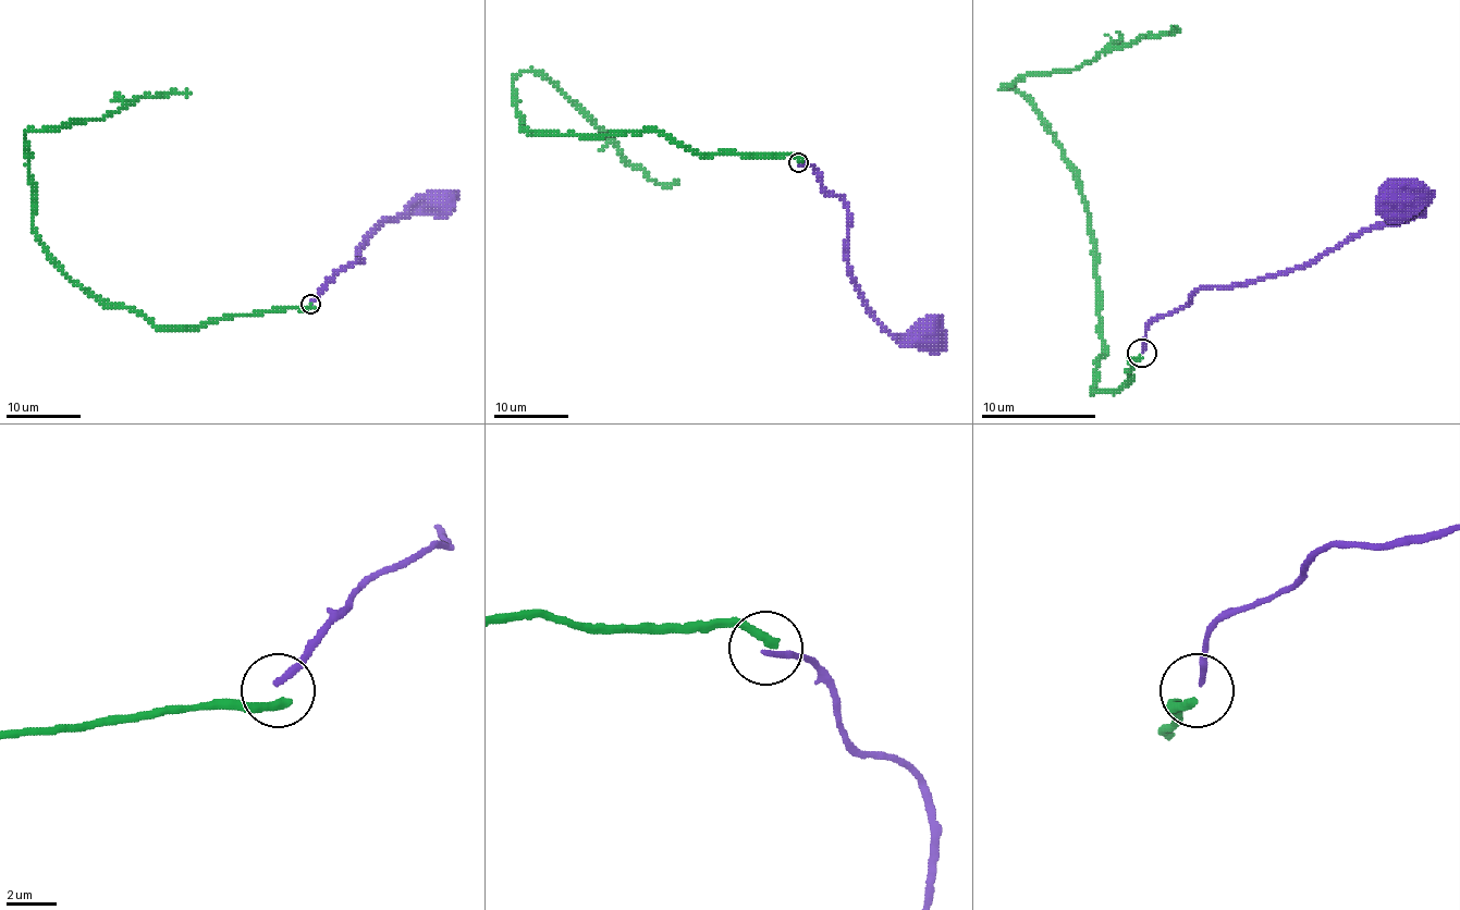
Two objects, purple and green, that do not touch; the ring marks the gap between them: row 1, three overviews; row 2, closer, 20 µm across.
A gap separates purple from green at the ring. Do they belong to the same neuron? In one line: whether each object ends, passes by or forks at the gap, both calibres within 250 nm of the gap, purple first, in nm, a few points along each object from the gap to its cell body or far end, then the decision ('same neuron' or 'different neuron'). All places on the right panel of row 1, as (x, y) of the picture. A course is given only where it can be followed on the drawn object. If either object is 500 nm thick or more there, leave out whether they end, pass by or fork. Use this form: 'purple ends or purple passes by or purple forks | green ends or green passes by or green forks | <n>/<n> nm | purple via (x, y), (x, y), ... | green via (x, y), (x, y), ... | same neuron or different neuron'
purple ends | green ends | 240/400 nm | purple via (1142, 352), (1145, 329), (1157, 318), (1177, 311), (1203, 285), (1247, 285), (1310, 266), (1420, 211), (1405, 203) | green via (1140, 355), (1116, 390), (1093, 390), (1100, 283), (1079, 170), (1030, 101), (1004, 87), (1079, 70), (1172, 29) | different neuron

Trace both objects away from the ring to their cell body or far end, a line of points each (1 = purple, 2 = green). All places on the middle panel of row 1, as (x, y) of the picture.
1: (798, 162), (809, 164), (820, 185), (845, 201), (848, 271), (871, 315), (902, 343), (931, 343), (935, 333)
2: (799, 160), (696, 152), (643, 131), (540, 134), (522, 128), (514, 80), (542, 72), (628, 162), (679, 181)

